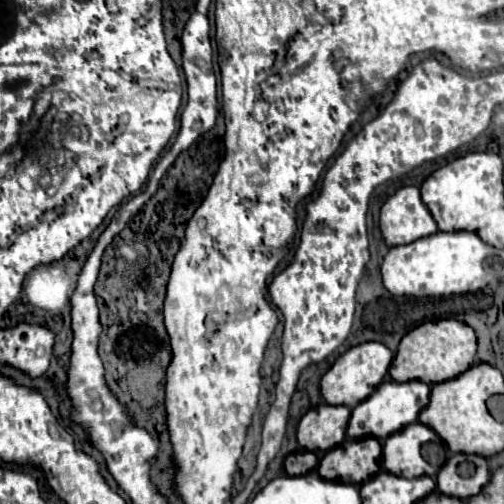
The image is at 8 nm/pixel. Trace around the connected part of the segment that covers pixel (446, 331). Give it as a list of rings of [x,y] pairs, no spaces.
[[[442,319],[436,323],[422,323],[412,329],[398,347],[388,375],[394,381],[424,381],[430,385],[450,381],[470,369],[476,359],[476,333],[462,321]]]

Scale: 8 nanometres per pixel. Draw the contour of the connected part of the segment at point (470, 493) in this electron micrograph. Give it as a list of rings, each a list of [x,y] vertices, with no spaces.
[[[456,453],[448,459],[446,467],[436,477],[438,489],[444,495],[470,499],[482,491],[482,487],[490,481],[490,467],[488,459],[480,455],[466,455]]]

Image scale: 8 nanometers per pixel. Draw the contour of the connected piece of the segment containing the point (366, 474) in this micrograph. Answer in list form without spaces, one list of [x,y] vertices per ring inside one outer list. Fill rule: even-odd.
[[[346,439],[322,457],[318,473],[328,481],[362,485],[380,471],[380,459],[382,445],[378,439]]]

